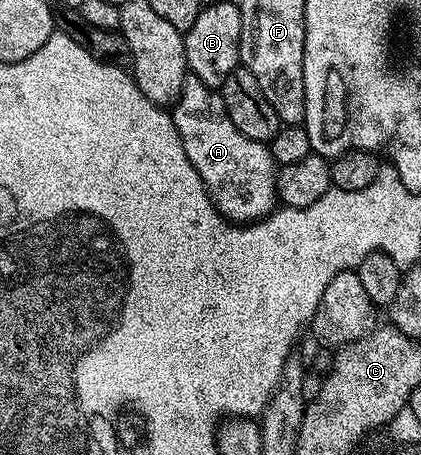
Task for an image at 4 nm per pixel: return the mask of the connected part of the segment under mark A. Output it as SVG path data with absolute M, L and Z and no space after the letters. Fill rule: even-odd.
M186 75L175 97L171 115L191 166L195 166L214 206L225 219L252 222L274 211L278 199L275 161L269 153L269 145L235 130L225 115L225 103L214 89L206 86L198 76Z

